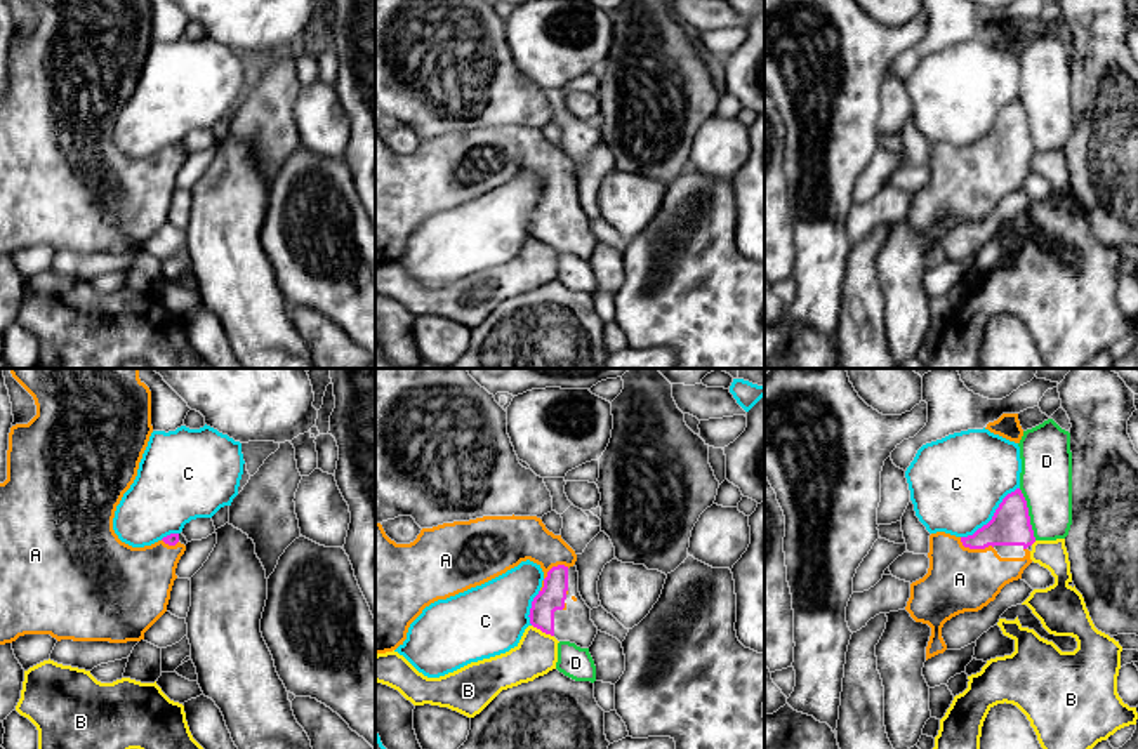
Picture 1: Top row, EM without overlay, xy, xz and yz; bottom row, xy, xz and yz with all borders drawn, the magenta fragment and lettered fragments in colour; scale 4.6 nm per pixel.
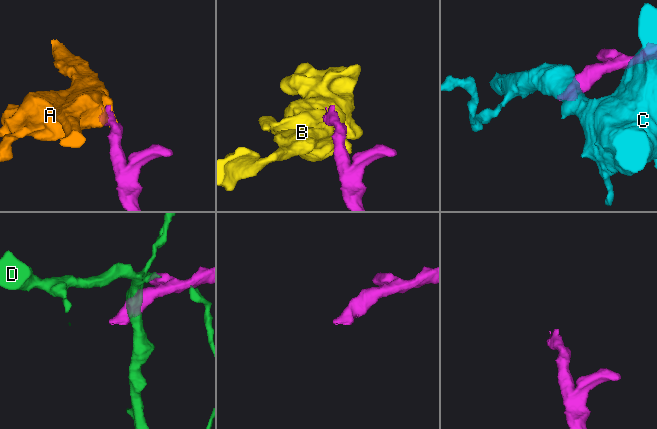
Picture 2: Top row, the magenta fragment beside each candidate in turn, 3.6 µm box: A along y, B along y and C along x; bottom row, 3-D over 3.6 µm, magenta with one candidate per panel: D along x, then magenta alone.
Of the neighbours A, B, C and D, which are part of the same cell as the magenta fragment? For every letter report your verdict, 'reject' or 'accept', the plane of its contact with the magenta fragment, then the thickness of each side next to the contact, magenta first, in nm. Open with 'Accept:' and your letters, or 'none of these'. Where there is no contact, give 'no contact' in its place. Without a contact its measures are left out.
Accept: A
A: accept | xz | 120/240 nm
B: reject | xz | 120/190 nm
C: reject | yz | 190/440 nm
D: reject | yz | 190/240 nm

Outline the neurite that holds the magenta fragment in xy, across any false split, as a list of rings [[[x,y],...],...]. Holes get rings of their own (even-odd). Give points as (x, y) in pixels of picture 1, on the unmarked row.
[[[26,0],[36,16],[36,26],[28,35],[16,35],[9,43],[7,90],[0,94],[0,255],[12,254],[24,245],[50,245],[57,252],[109,252],[127,254],[144,250],[144,243],[167,222],[170,202],[177,189],[175,179],[186,156],[179,144],[162,151],[132,158],[113,141],[116,116],[137,87],[139,73],[153,43],[149,0]]]

